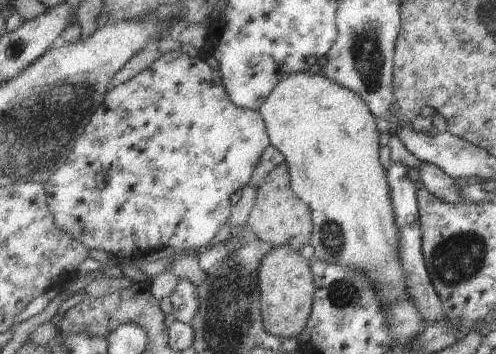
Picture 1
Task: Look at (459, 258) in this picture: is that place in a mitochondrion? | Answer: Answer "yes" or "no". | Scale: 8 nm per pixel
yes

